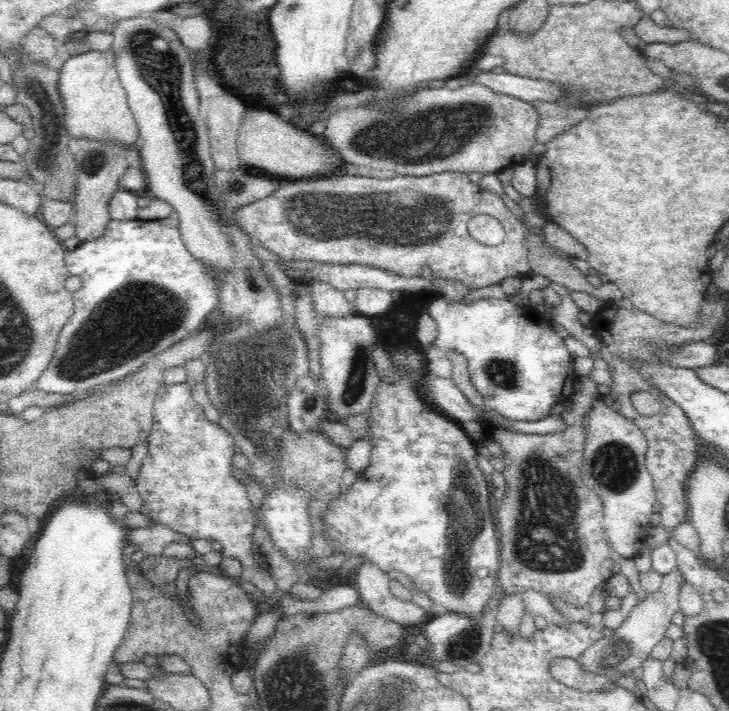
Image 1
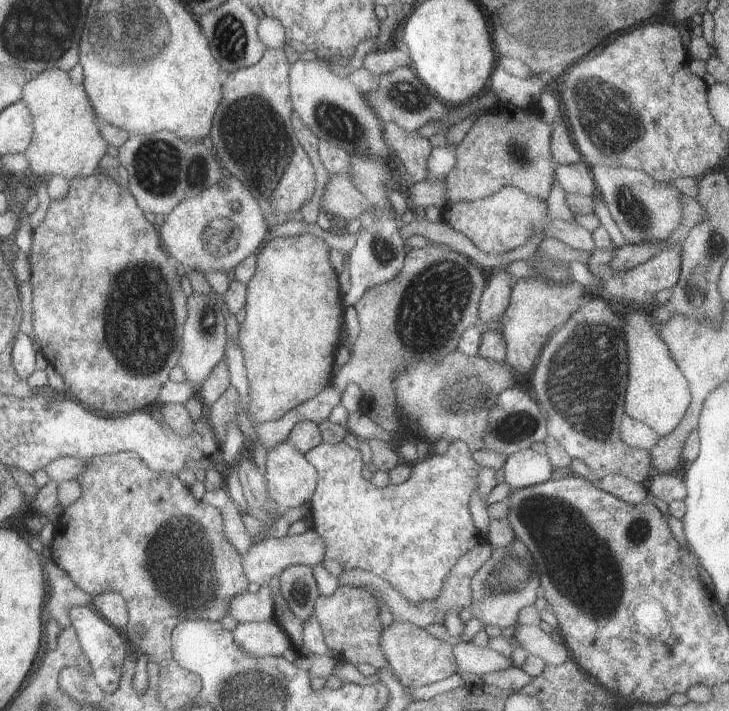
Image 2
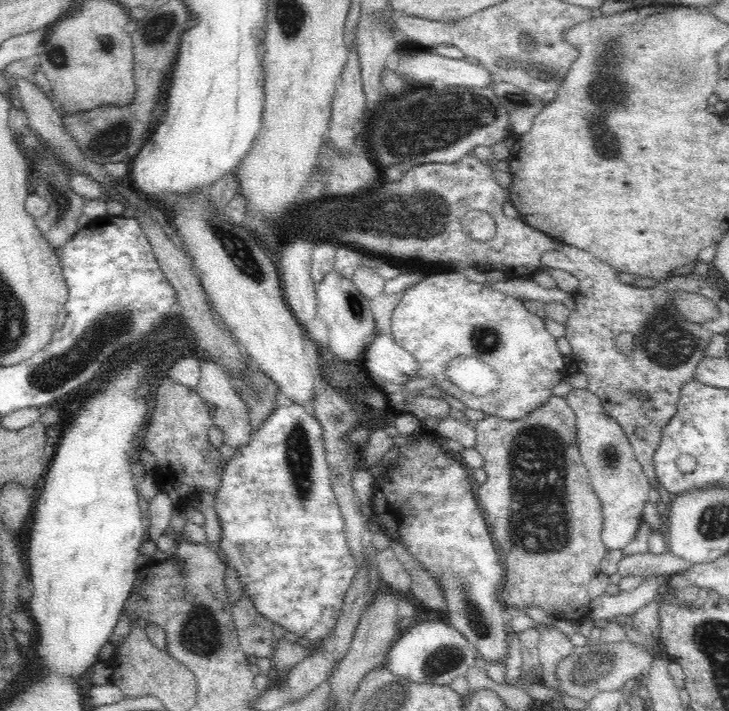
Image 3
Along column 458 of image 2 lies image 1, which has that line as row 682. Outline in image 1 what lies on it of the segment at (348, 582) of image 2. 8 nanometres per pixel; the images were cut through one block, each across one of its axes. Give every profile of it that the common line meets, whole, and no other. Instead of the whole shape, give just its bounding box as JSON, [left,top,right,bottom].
[550,658,610,692]

